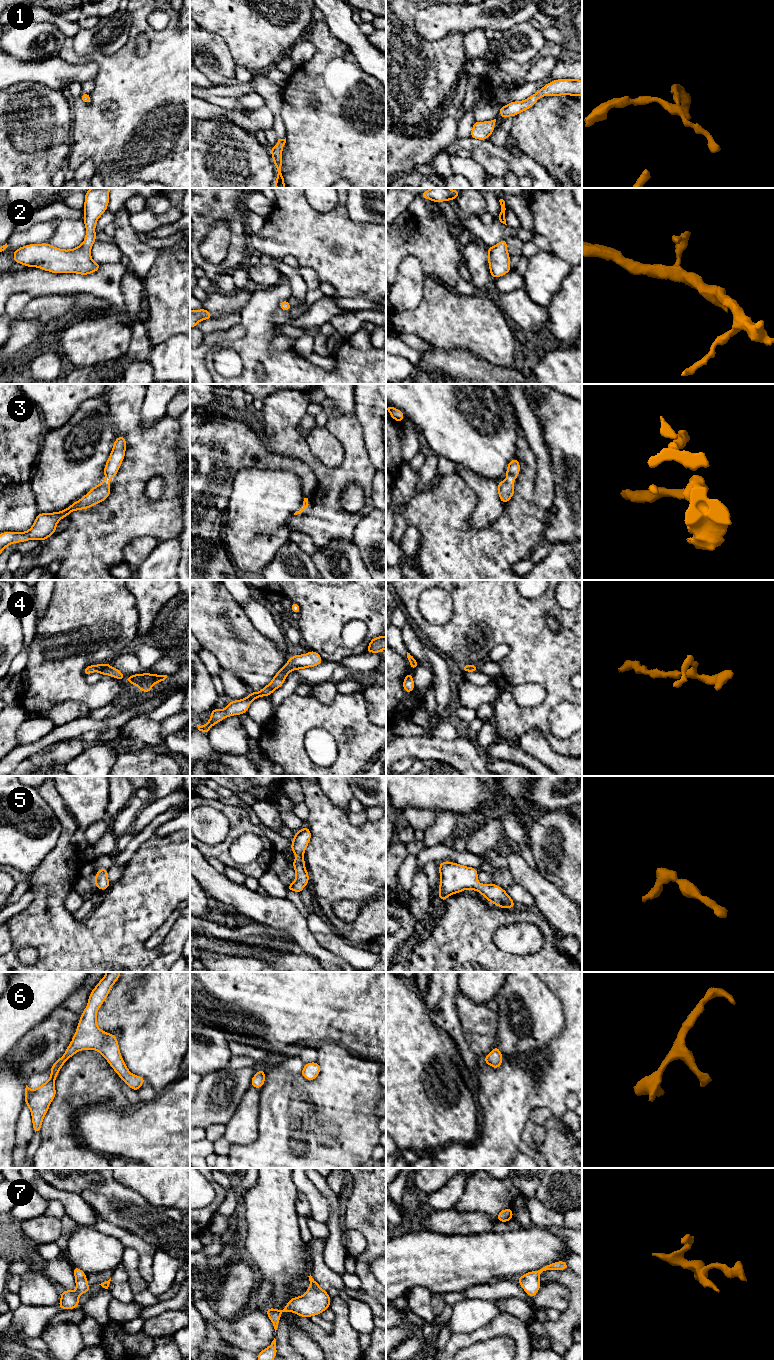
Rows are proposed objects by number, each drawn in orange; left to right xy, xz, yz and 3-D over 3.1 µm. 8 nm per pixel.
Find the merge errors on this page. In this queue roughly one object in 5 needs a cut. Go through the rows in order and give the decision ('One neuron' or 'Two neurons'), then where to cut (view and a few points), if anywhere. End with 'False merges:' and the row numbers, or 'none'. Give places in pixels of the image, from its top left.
1: One neuron. No split
2: One neuron. No split
3: One neuron. No split
4: One neuron. No split
5: One neuron. No split
6: One neuron. No split
7: One neuron. No split
False merges: none

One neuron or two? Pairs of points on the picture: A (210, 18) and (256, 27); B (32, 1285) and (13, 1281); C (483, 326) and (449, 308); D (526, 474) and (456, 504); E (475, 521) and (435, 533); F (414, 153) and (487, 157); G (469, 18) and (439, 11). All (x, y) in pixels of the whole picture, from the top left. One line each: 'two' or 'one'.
A: one
B: two
C: one
D: one
E: two
F: one
G: one

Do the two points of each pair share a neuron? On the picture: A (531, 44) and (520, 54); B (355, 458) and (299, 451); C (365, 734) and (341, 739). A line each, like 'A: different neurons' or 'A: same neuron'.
A: same neuron
B: same neuron
C: same neuron

